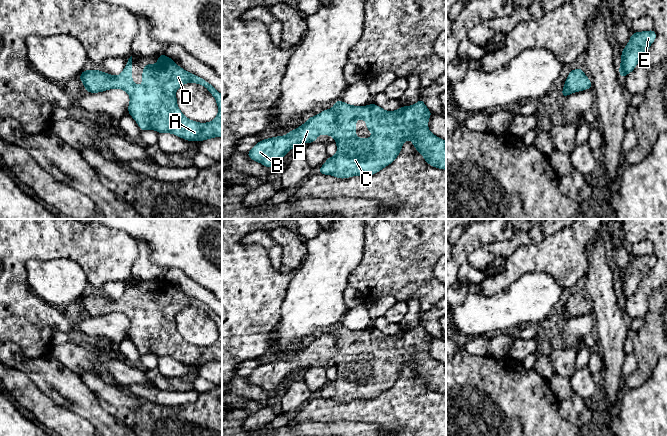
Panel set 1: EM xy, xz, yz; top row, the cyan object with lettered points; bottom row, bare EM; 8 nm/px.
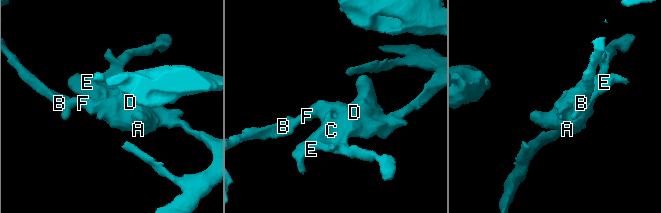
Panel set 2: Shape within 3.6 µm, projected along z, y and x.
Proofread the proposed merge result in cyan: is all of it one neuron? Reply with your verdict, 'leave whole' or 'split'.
leave whole

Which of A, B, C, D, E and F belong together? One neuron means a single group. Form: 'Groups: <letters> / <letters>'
Groups: A B C D E F

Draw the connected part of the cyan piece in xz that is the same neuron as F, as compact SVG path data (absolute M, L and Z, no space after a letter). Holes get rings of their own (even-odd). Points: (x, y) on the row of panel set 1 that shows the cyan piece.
M338 100L334 107L309 117L298 128L288 132L285 136L277 136L259 141L248 153L248 158L263 164L269 169L276 166L292 148L301 143L315 142L318 135L332 136L337 144L337 153L328 157L318 172L332 175L340 179L352 176L366 176L378 173L390 165L399 155L403 143L409 139L425 161L436 168L446 170L446 141L432 134L428 129L428 120L432 113L423 100L412 106L404 106L389 112L376 104L367 106L353 106ZM364 119L367 129L372 133L371 138L356 137L356 121Z

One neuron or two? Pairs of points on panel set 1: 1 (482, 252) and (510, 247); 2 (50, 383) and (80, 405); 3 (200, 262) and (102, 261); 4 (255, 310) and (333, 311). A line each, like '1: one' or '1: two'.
1: one
2: one
3: two
4: two

